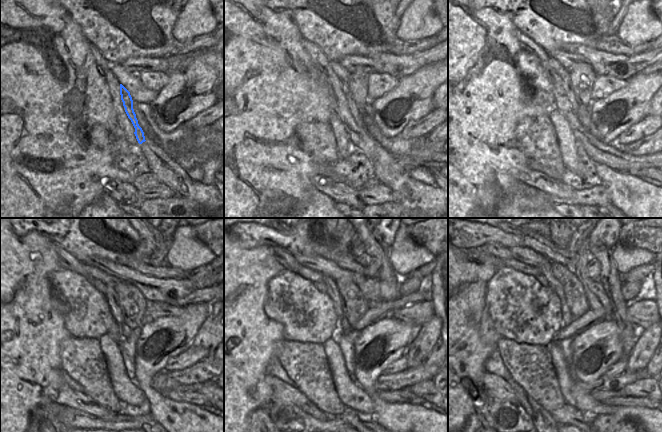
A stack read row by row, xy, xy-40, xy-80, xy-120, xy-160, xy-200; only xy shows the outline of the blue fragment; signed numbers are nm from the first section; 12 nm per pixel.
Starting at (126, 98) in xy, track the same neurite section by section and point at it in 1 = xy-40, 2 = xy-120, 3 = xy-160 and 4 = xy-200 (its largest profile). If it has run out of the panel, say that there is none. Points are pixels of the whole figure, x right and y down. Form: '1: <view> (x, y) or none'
1: xy-40 (352, 105)
2: xy-120 (111, 295)
3: xy-160 (333, 291)
4: xy-200 (545, 267)

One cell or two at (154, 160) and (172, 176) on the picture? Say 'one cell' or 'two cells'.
one cell

